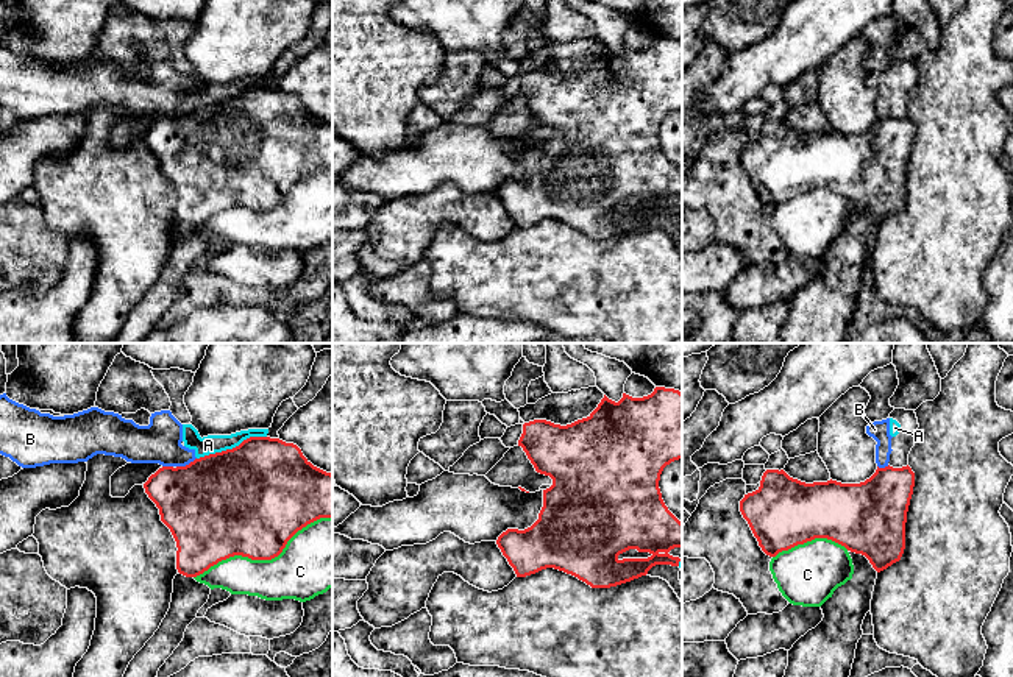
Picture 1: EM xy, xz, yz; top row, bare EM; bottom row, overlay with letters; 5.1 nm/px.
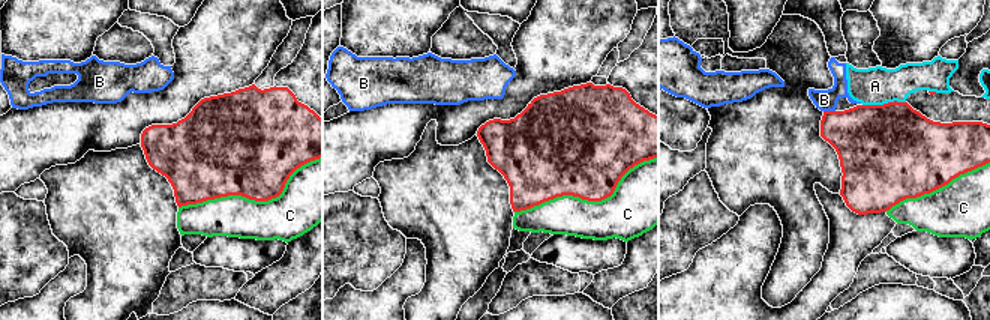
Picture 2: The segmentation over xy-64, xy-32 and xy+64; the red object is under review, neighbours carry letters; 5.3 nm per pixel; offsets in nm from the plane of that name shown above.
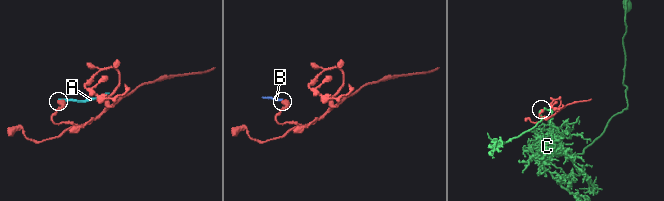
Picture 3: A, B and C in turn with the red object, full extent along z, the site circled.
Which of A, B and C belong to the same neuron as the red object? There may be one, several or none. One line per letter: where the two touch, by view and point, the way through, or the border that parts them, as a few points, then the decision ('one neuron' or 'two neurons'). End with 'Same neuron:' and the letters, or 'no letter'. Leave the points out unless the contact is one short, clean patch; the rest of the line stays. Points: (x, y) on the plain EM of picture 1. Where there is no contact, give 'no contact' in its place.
A: meets red in xy at (233, 99); two neurons
B: meets red in xy at (186, 116); border along xy (195, 108), (177, 117); two neurons
C: meets red in xy at (264, 209); two neurons
Same neuron: no letter

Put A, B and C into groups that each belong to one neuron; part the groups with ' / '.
A B / C

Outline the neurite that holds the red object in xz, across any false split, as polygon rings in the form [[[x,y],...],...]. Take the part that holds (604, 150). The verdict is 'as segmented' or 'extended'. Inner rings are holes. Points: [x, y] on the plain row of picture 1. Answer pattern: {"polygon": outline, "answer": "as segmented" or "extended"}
{"polygon": [[[656,37],[643,48],[623,44],[618,53],[604,45],[587,69],[571,75],[560,76],[546,70],[524,73],[518,97],[523,98],[537,123],[553,129],[553,136],[543,140],[543,158],[531,178],[507,179],[496,190],[517,228],[554,218],[592,239],[610,239],[646,226],[656,215],[679,217],[681,209],[668,203],[682,198],[682,173],[668,161],[659,139],[663,119],[682,109],[682,44],[679,41]],[[629,200],[651,206],[620,211],[618,206]]], "answer": "as segmented"}

